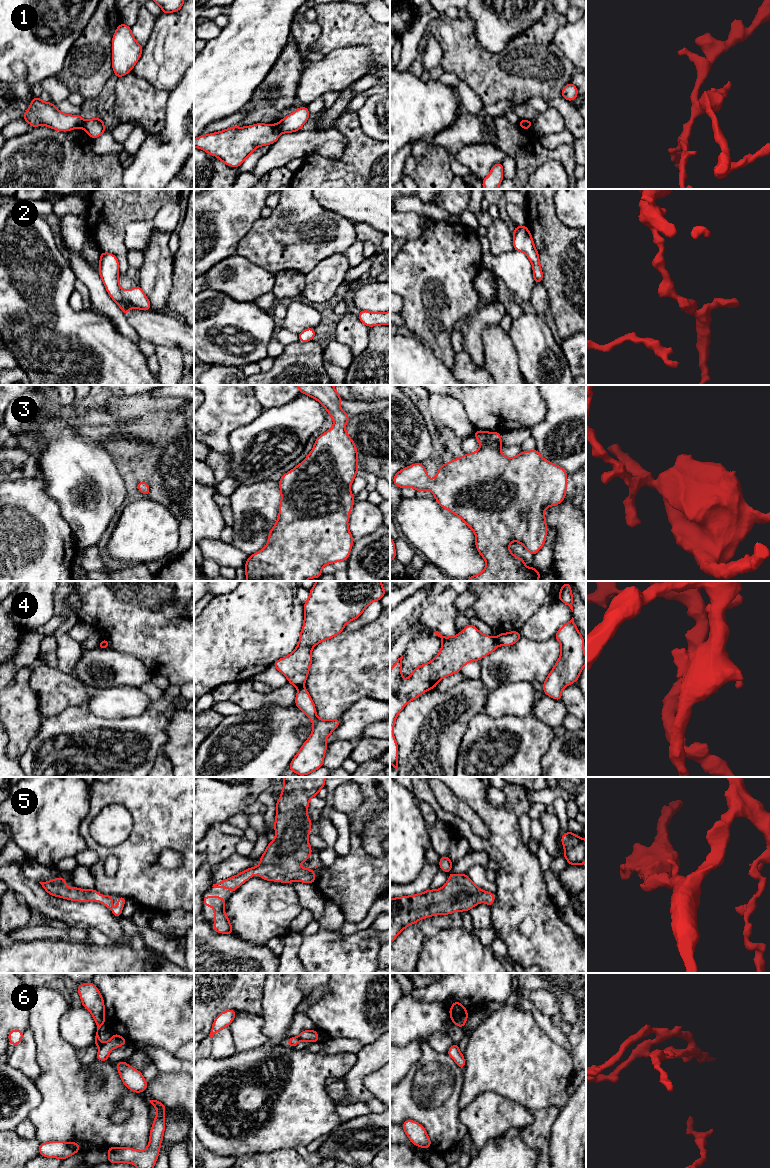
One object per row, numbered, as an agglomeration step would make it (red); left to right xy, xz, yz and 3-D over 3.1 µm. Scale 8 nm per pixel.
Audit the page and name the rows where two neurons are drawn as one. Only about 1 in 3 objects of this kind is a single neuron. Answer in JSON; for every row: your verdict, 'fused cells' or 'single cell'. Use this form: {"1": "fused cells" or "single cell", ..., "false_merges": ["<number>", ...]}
{"1": "fused cells", "2": "single cell", "3": "single cell", "4": "fused cells", "5": "single cell", "6": "fused cells", "false_merges": ["1", "4", "6"]}

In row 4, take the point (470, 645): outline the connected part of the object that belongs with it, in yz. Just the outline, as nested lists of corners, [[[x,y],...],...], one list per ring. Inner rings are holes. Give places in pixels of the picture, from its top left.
[[[467,624],[461,633],[454,637],[444,637],[435,630],[435,635],[442,639],[442,647],[437,656],[429,663],[422,664],[414,669],[405,681],[402,680],[402,659],[398,658],[390,670],[390,764],[398,768],[398,745],[394,738],[394,723],[399,712],[412,700],[424,692],[436,687],[438,682],[452,674],[461,671],[462,667],[471,661],[479,661],[486,655],[492,653],[499,646],[496,638],[483,635],[474,625]]]

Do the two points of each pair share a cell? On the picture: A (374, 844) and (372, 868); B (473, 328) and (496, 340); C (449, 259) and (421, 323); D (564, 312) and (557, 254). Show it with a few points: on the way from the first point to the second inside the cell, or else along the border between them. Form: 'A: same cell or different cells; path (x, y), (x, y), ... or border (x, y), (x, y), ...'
A: different cells; border (361, 836), (364, 849), (370, 854), (379, 857)
B: different cells; border (499, 323), (493, 323), (483, 331), (483, 355)
C: same cell; path (432, 274), (423, 281), (420, 291), (421, 306)
D: same cell; path (563, 298), (559, 268)

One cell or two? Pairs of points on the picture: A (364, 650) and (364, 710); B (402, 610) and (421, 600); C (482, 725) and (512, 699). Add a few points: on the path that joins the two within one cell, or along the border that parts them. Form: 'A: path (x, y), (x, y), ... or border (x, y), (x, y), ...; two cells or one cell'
A: border (379, 700), (361, 697), (345, 711); two cells
B: path (407, 609), (416, 601); one cell
C: border (482, 710), (493, 717), (516, 716); two cells

